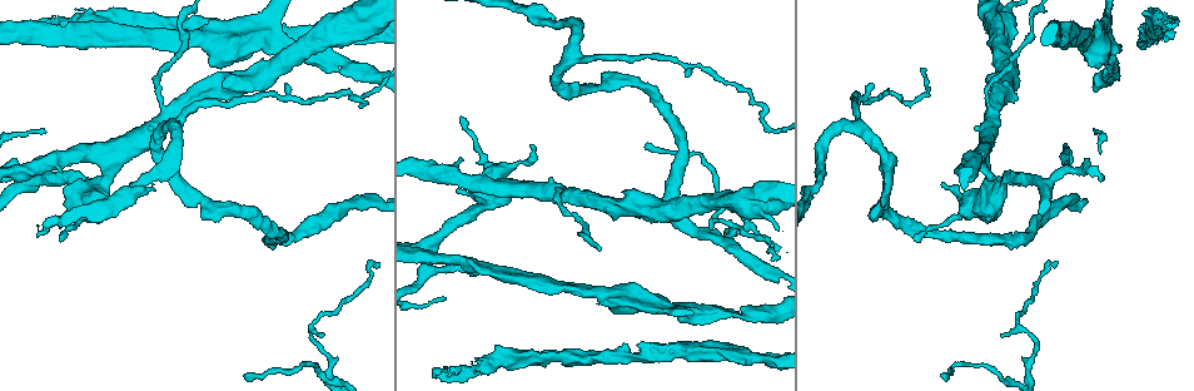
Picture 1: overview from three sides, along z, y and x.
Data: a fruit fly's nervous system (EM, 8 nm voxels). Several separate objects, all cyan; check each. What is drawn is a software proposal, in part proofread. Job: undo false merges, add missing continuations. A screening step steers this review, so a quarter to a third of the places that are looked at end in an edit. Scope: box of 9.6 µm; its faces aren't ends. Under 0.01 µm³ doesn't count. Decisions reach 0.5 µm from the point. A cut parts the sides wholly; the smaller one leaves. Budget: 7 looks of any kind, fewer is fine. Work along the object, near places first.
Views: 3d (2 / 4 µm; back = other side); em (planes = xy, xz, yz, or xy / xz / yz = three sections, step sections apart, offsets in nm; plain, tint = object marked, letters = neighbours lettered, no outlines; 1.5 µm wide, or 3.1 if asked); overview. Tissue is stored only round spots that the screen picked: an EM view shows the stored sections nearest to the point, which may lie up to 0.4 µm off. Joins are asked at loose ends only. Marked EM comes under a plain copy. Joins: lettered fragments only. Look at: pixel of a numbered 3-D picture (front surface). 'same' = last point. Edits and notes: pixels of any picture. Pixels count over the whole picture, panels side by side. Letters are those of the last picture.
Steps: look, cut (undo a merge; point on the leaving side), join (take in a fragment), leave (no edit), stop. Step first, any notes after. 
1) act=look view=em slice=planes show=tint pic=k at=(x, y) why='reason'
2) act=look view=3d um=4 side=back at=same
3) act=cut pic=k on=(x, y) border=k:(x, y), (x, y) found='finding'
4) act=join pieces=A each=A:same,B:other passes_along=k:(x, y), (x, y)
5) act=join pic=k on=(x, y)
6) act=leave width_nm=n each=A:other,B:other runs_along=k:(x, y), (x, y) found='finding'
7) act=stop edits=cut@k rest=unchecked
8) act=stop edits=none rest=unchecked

act=look view=3d um=4 pic=1 at=(1069, 21) why='an open end'

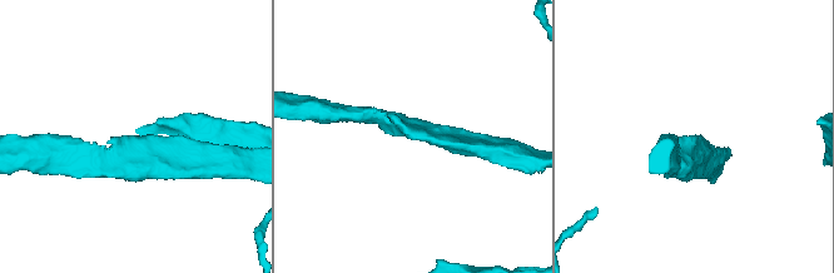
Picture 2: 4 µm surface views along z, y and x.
act=look view=em slice=planes show=letters pic=2 at=(692, 137) why='now the EM'

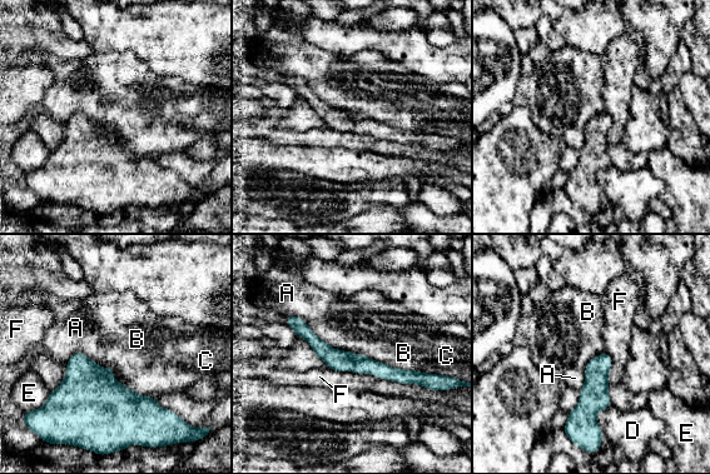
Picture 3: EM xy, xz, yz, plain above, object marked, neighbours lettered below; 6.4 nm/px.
act=leave each=A:other,B:other,C:other,D:other,E:other,F:other runs_along=3:(289, 322), (334, 359), (425, 380) found='none of them fits'

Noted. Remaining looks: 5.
act=look view=3d um=2 side=back pic=1 at=(343, 70)

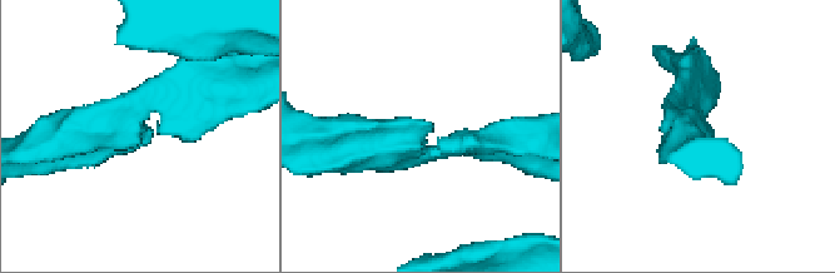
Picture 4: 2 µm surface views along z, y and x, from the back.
act=look view=em slice=xy step=4 show=tint pic=4 at=(426, 146) arm_widths_nm=280,280 why='need the tissue'

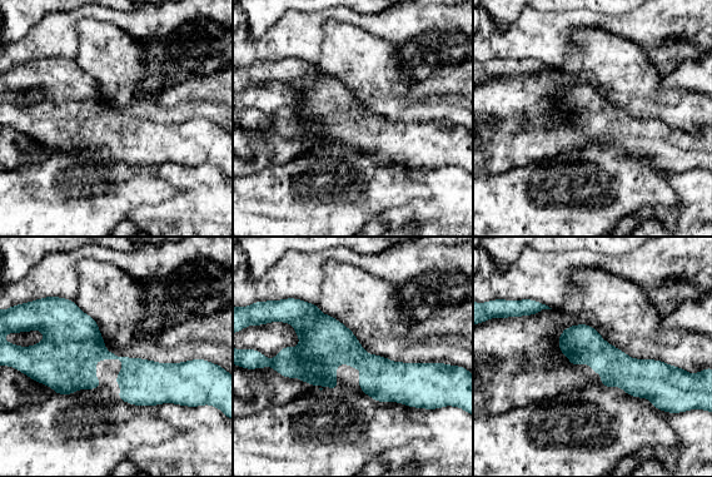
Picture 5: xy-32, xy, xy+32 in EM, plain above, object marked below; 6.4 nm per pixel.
act=look view=em slice=planes show=letters at=same

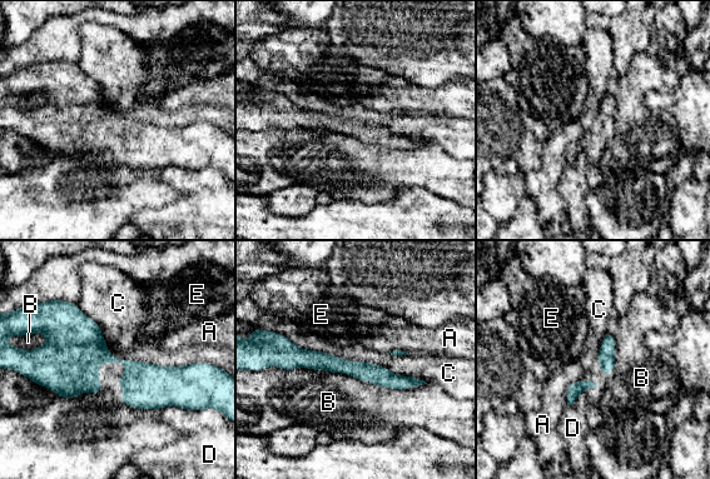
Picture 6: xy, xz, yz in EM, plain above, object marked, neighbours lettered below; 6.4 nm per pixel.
act=leave width_nm=110 each=A:other,B:other,C:other,D:other,E:other border=6:(77, 305), (110, 354), (202, 363) found='all the same cell'

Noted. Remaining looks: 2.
act=look view=em slice=xy step=4 show=letters pic=1 at=(996, 188) why='narrows sharply'

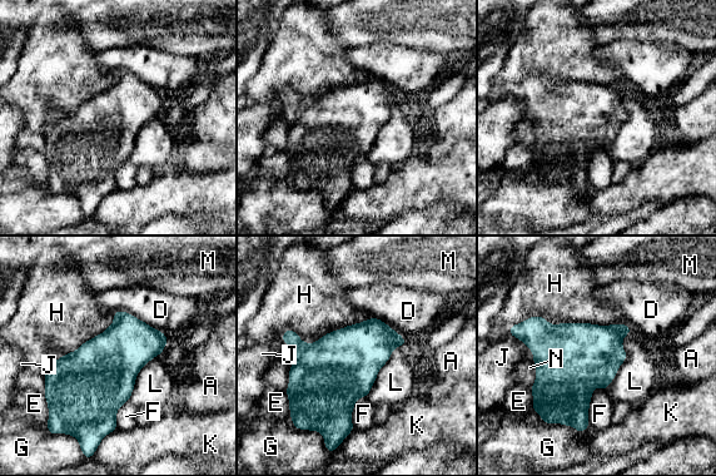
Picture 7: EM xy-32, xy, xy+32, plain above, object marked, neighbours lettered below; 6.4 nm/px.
act=look view=em slice=planes show=letters at=same

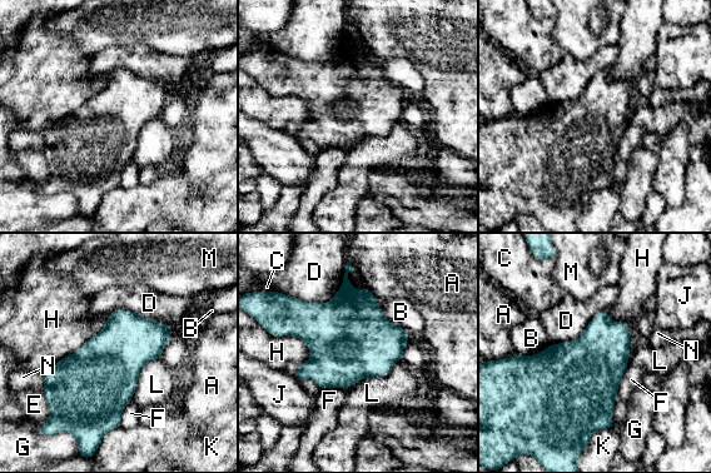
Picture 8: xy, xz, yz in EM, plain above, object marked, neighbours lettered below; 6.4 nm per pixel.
act=leave each=A:other,B:other,C:other,D:other,E:other,F:other,G:other,H:other,J:other,K:other,L:other,M:other,N:other border=8:(399, 361), (347, 388) found='one cell here'

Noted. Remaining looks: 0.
act=stop edits=none rest=unchecked

